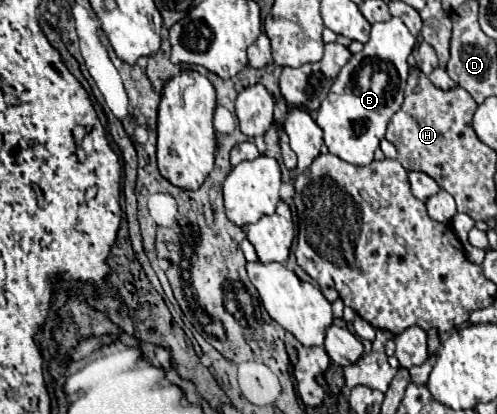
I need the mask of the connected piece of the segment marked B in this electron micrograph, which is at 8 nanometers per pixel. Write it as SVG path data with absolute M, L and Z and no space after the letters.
M400 18L372 24L372 34L364 50L352 54L346 66L342 66L326 100L318 108L316 124L324 130L324 144L334 156L354 166L366 166L374 160L388 120L402 106L408 80L408 56L414 52L416 42Z

